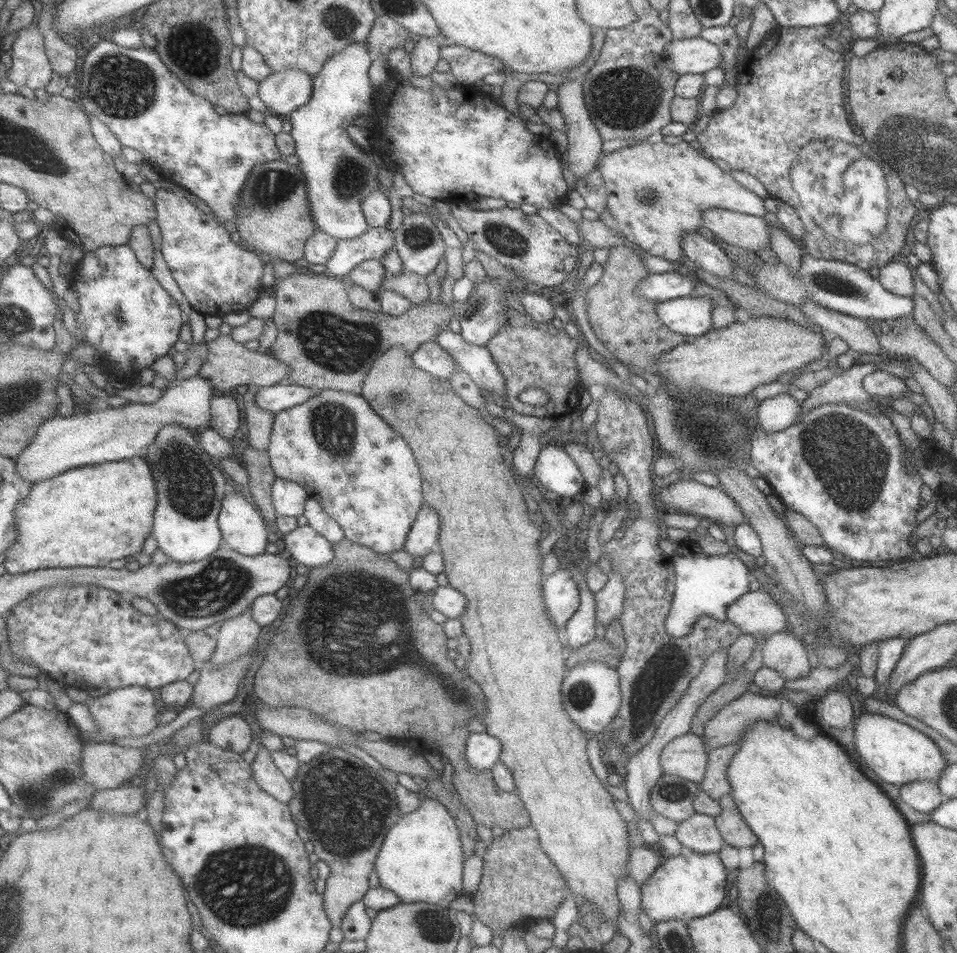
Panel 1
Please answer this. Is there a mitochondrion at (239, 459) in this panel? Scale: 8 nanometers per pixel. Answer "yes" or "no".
no

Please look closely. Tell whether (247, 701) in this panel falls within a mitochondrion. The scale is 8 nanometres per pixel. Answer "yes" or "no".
no

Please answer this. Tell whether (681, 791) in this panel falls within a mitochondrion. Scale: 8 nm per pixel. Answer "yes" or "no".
no

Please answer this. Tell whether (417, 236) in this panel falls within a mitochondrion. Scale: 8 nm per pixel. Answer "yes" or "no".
yes

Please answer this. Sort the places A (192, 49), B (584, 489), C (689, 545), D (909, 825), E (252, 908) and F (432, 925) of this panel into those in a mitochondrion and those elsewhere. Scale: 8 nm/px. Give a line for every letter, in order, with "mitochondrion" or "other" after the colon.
A: mitochondrion
B: other
C: other
D: other
E: mitochondrion
F: mitochondrion

